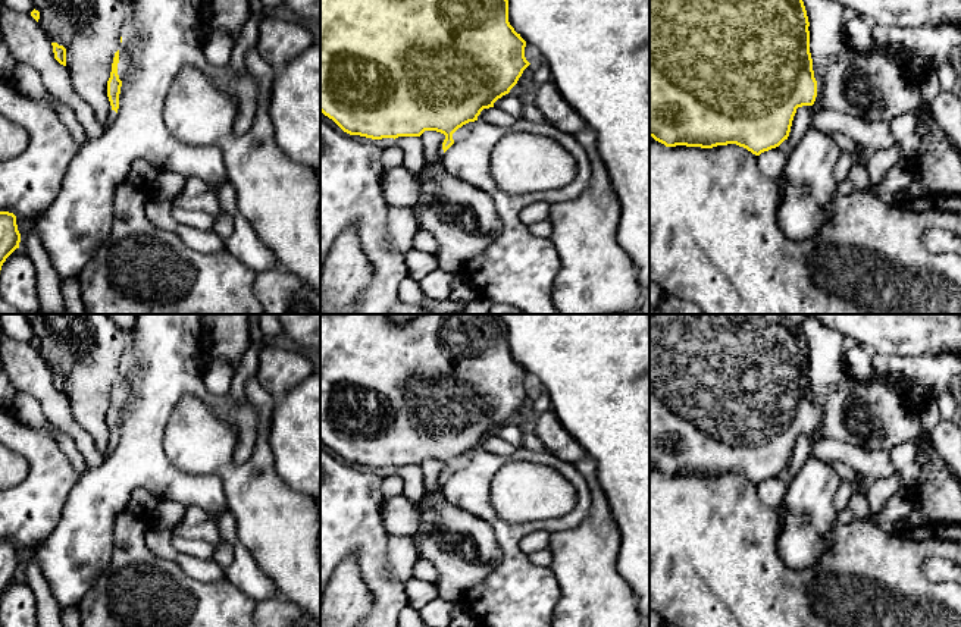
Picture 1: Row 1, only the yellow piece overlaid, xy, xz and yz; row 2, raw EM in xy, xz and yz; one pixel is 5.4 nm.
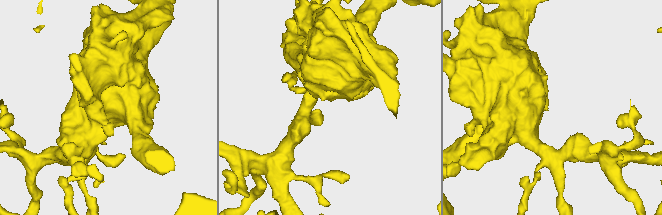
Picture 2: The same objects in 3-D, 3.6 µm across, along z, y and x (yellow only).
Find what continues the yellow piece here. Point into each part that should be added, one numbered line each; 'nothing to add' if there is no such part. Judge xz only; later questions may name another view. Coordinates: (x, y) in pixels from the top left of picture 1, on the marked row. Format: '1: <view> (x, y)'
1: xz (438, 166)

